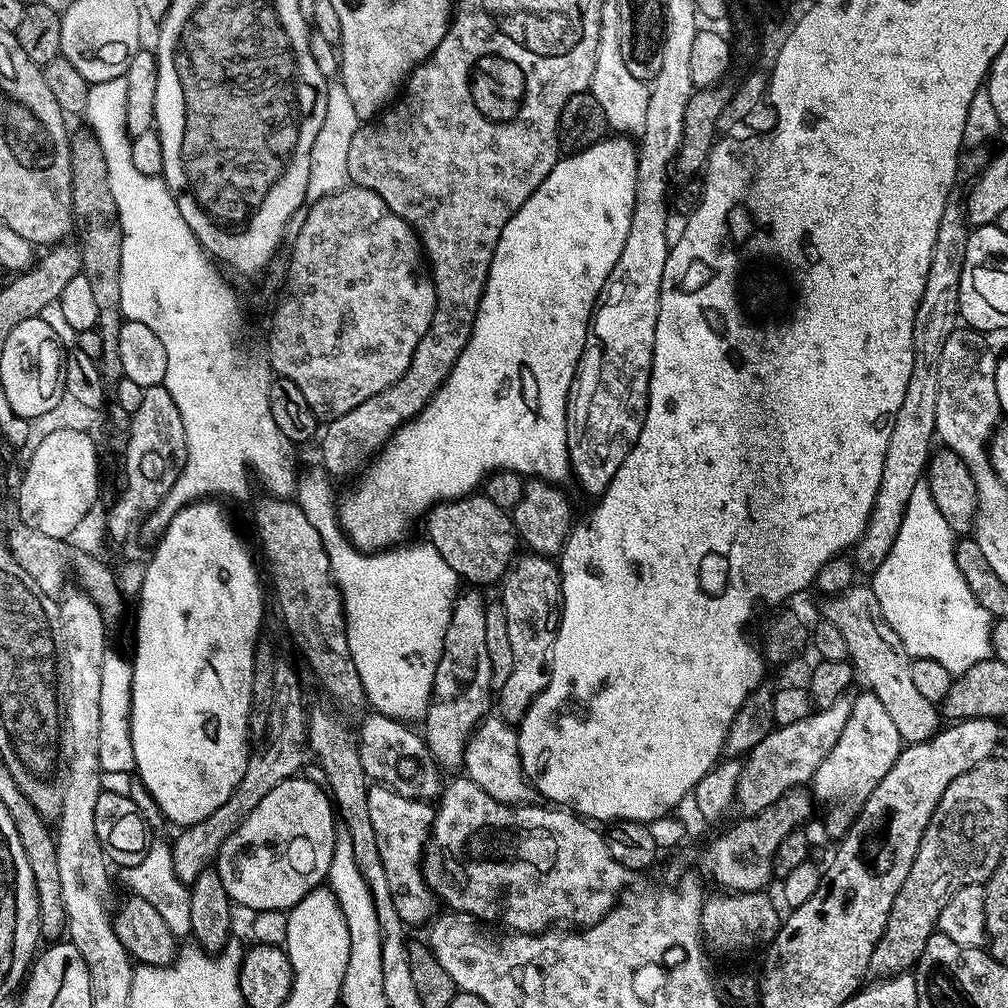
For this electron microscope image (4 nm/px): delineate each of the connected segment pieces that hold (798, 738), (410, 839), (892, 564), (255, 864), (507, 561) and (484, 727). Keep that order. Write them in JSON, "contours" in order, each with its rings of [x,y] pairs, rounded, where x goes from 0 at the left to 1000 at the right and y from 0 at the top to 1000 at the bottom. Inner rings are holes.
{"contours":[[[[838,688],[827,696],[827,700],[807,705],[805,710],[796,712],[796,716],[767,721],[756,736],[749,738],[737,755],[730,781],[730,798],[738,805],[735,807],[749,808],[760,804],[760,800],[772,796],[772,792],[787,782],[801,779],[809,771],[812,760],[815,760],[815,752],[827,744],[827,736],[831,736],[839,712],[843,712],[845,696],[846,691]]],[[[370,777],[366,781],[363,800],[367,800],[367,816],[371,818],[375,847],[379,847],[379,859],[387,874],[387,891],[391,891],[395,911],[399,911],[402,919],[424,918],[435,905],[435,890],[419,864],[419,846],[433,811],[432,801],[425,794],[400,791],[391,782],[378,777]]],[[[920,479],[907,482],[891,534],[883,542],[883,550],[864,568],[863,582],[879,617],[895,633],[895,641],[907,653],[927,653],[942,665],[945,673],[962,661],[984,651],[984,621],[986,613],[966,593],[966,585],[958,581],[954,565],[948,557],[948,538],[944,524],[935,514],[935,506],[927,502]]],[[[295,768],[272,780],[272,784],[268,784],[268,788],[264,788],[264,792],[260,792],[252,804],[248,804],[240,819],[236,819],[236,823],[232,823],[218,840],[216,864],[227,893],[231,898],[238,900],[239,897],[242,901],[250,901],[251,906],[260,903],[285,905],[300,895],[304,887],[324,874],[327,853],[331,851],[334,824],[335,815],[330,797],[318,779]]],[[[465,490],[454,496],[433,500],[425,505],[424,516],[424,539],[429,540],[438,554],[442,554],[446,565],[454,568],[463,578],[464,575],[468,578],[465,580],[491,580],[499,576],[514,551],[514,533],[507,511],[501,505],[490,502],[490,498],[478,490]]],[[[485,708],[473,718],[460,741],[459,769],[499,798],[522,798],[530,790],[527,773],[521,770],[516,755],[512,728],[513,723],[505,715],[494,708]]]]}

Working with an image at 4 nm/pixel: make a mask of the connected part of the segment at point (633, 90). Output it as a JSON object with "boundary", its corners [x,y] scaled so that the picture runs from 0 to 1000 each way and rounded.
{"boundary":[[[614,3],[597,5],[593,23],[595,26],[593,54],[589,58],[589,73],[585,89],[589,97],[593,97],[597,109],[601,112],[604,128],[617,133],[634,133],[641,125],[644,84],[640,80],[629,77],[629,73],[621,69],[621,62],[617,62]]]}

